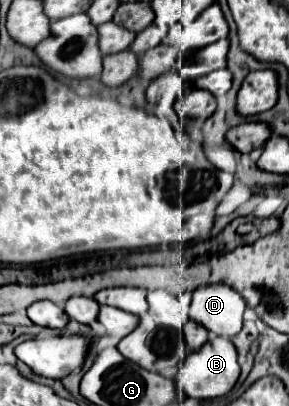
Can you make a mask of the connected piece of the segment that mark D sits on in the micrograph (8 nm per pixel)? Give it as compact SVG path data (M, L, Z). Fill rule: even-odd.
M223 283L203 285L193 291L193 321L217 335L237 335L241 331L243 311L243 297Z

